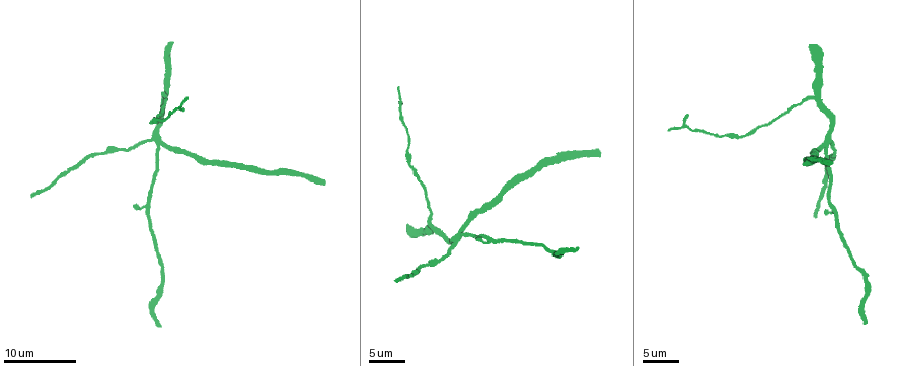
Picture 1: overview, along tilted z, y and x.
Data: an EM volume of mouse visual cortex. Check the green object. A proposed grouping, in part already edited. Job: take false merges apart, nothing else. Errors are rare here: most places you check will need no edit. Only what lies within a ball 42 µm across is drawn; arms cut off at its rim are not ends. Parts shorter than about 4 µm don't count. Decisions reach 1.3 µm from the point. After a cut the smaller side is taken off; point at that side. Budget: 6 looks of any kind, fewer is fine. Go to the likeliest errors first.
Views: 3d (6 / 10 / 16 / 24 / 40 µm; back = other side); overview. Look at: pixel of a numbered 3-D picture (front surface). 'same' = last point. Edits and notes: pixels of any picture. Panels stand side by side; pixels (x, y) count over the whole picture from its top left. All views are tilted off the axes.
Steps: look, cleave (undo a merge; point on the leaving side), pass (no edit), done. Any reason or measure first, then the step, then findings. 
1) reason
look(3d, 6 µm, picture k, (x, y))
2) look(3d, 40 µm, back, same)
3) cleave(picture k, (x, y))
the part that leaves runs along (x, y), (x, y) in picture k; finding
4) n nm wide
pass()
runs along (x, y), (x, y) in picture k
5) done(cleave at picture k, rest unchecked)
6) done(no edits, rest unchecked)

branch point
look(3d, 10 µm, picture 1, (813, 99))

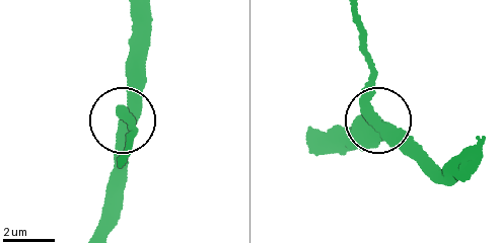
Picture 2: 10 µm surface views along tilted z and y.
pass()
all the same cell

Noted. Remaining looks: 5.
small branch off a trunk
look(3d, 10 µm, picture 1, (461, 230))

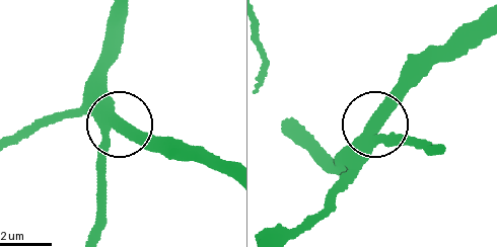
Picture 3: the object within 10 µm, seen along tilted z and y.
pass()
runs along (107, 85), (114, 120), (166, 154) in picture 3; all the same cell

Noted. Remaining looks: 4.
thick turns thin
look(3d, 10 µm, picture 1, (409, 167))

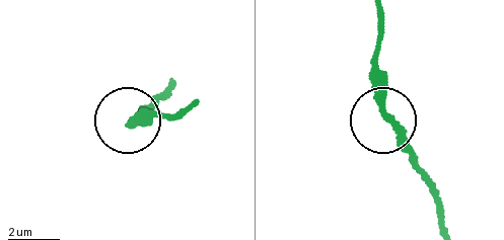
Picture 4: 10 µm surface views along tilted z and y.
pass()
runs along (444, 226), (415, 158), (379, 113), (376, 51) in picture 4; all the same cell

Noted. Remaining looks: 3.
done(no edits, rest unchecked)

